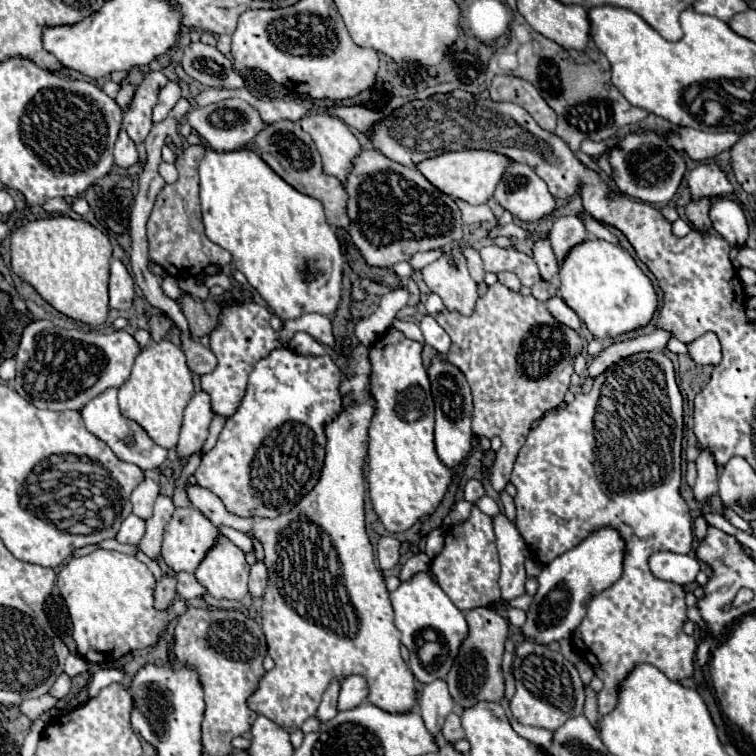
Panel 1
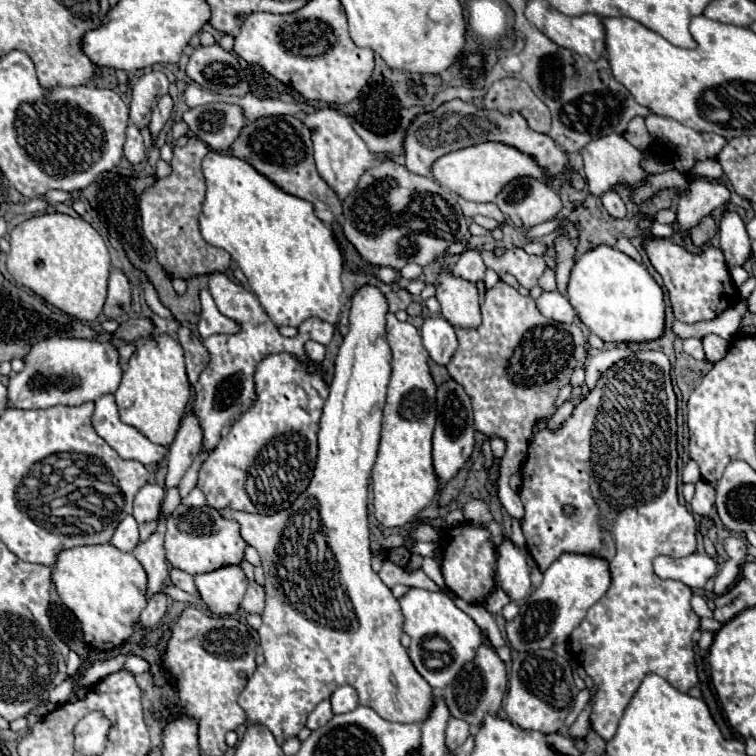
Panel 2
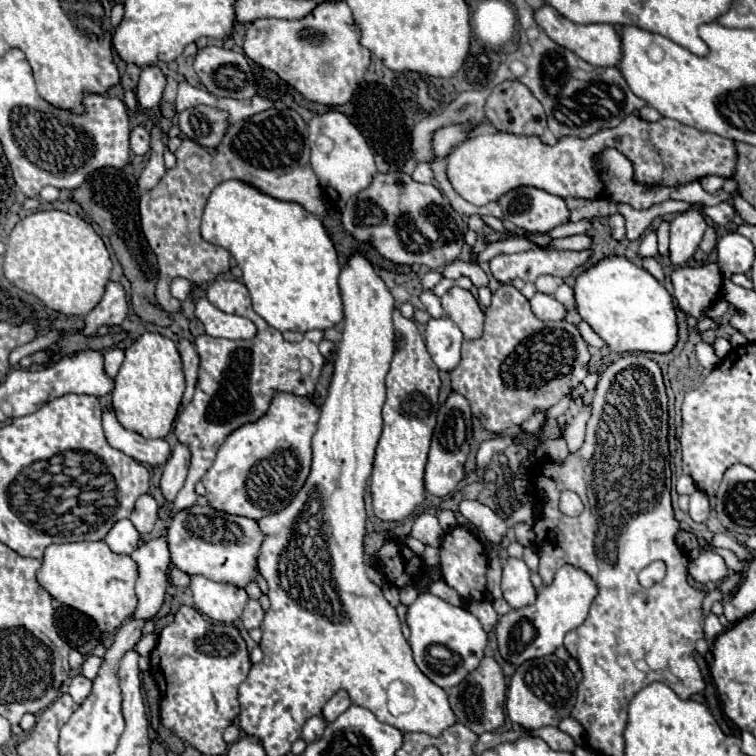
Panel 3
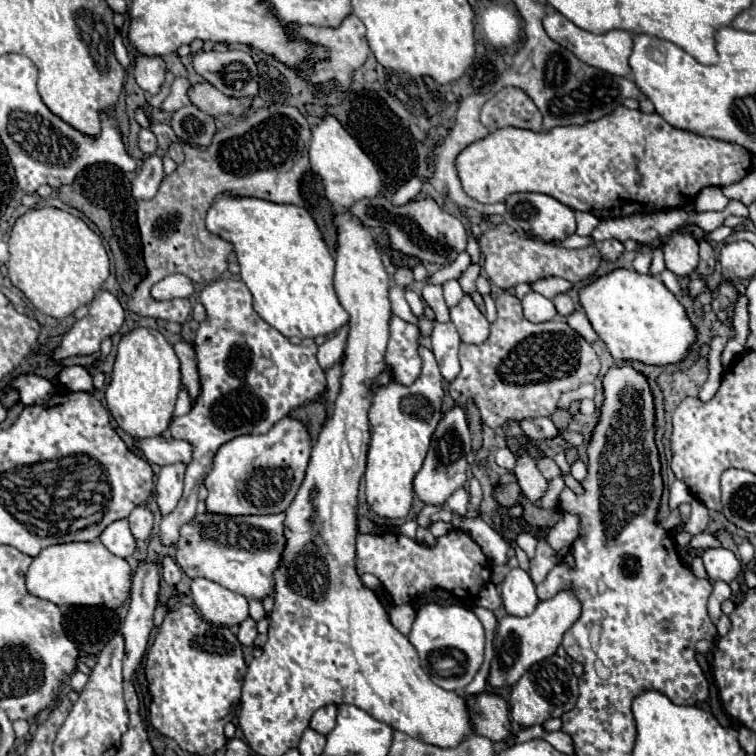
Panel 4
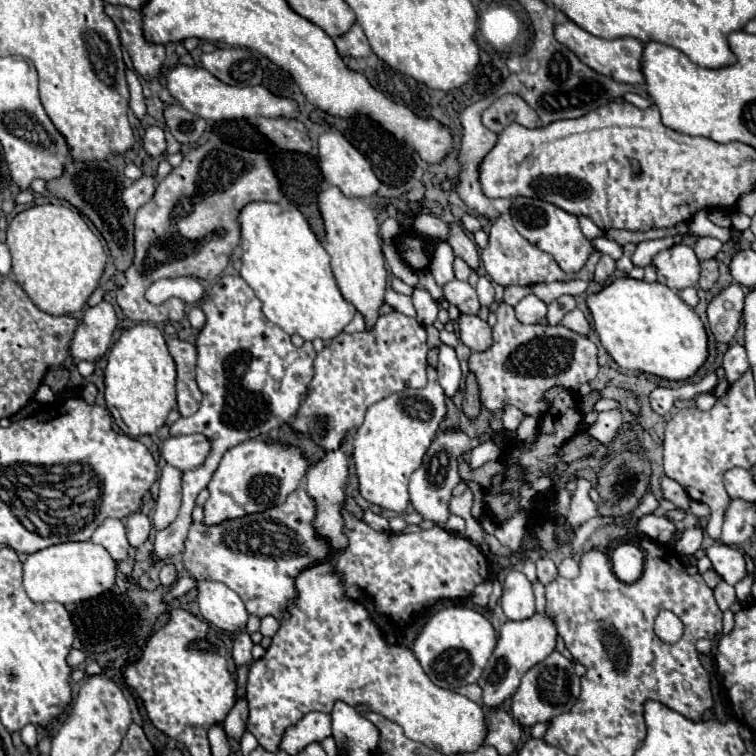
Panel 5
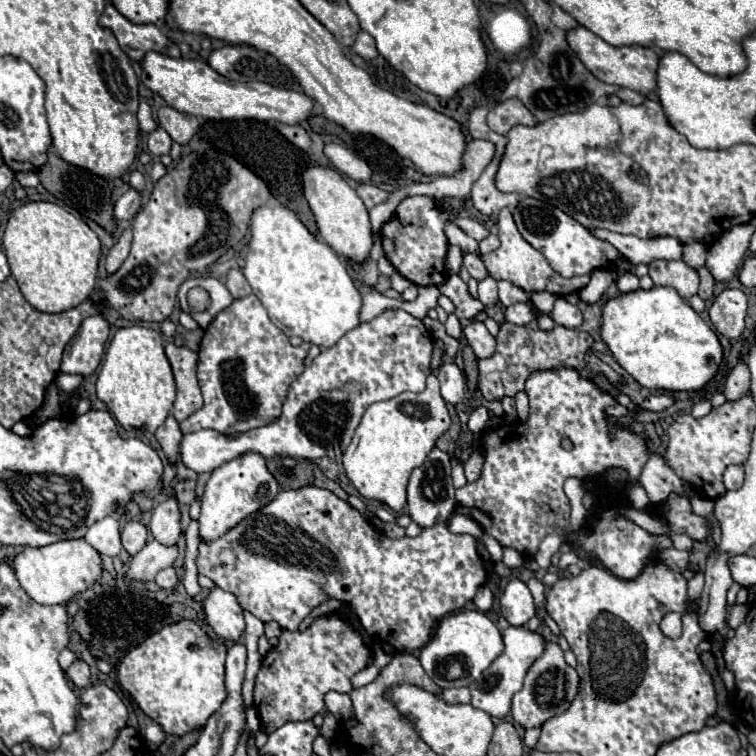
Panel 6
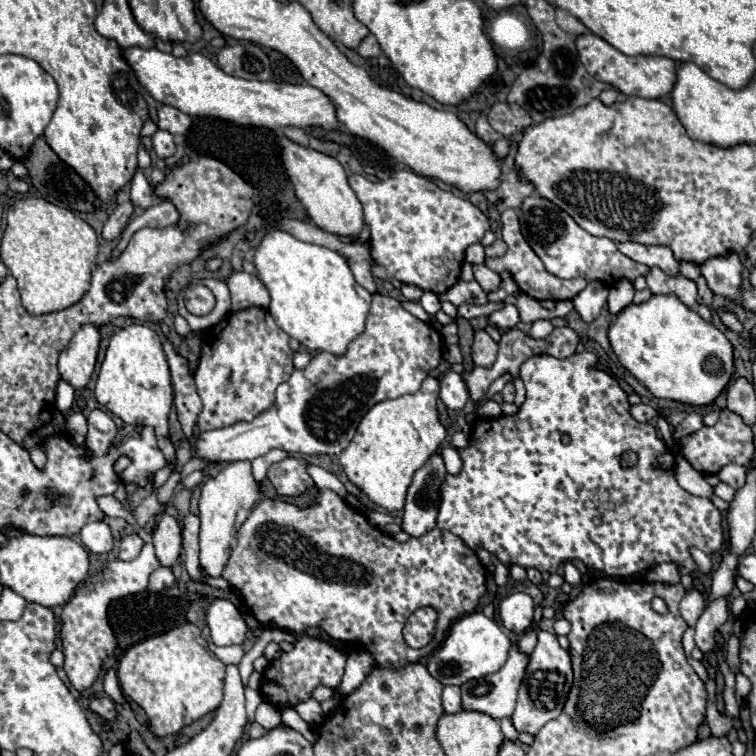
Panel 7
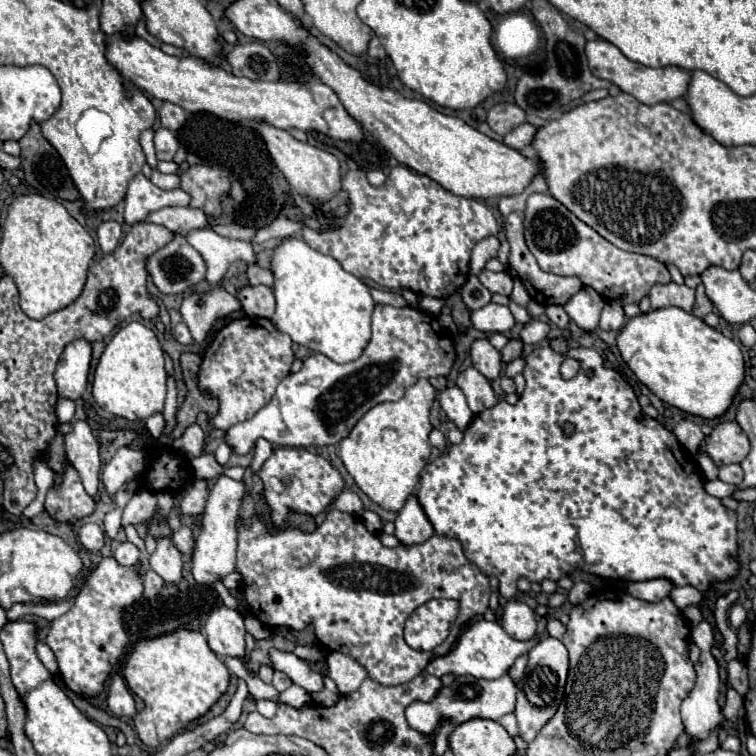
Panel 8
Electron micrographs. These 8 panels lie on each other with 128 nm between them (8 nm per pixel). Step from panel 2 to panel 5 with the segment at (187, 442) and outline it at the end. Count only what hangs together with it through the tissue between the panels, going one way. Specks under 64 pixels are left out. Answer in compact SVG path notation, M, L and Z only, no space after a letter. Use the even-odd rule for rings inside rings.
M164 466L160 472L160 490L154 508L154 528L166 528L176 516L182 498L182 470L174 466Z

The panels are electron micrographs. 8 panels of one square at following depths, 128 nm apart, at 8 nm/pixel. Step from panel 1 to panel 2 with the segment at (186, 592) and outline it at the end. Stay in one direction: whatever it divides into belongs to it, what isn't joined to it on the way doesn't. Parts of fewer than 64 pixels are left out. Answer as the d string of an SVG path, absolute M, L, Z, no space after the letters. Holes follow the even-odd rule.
M172 568L172 570L170 570L170 580L172 580L174 586L186 590L188 594L198 594L198 588L196 588L196 584L194 584L194 578L192 578L188 572Z

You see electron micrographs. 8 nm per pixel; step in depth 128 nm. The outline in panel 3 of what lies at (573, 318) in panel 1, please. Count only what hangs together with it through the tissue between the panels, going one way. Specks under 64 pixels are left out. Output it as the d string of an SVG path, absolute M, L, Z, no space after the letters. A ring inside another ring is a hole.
M536 292L536 296L530 300L530 306L540 320L562 320L566 316L566 306L558 304L558 300L554 300L550 294Z

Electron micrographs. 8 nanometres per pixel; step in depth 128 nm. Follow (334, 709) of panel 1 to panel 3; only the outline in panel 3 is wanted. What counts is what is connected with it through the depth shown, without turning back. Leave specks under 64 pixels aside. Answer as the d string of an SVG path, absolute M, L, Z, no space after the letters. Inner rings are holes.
M316 714L316 716L312 716L312 718L304 724L302 738L304 738L306 742L312 742L312 740L316 740L318 736L322 736L324 728L326 728L326 720L324 720L324 716L322 716L322 714Z

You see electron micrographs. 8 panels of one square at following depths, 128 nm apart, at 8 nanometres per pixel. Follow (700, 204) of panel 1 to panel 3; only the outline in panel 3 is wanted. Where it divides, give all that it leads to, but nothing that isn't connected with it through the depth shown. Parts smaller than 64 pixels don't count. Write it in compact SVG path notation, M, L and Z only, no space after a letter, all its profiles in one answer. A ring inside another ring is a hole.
M708 226L708 230L704 232L704 238L702 238L702 242L700 242L694 258L700 260L700 262L704 262L704 260L708 258L708 254L710 254L710 252L714 250L714 246L716 246L716 238L718 238L718 236L716 236L716 230L714 230L712 226Z

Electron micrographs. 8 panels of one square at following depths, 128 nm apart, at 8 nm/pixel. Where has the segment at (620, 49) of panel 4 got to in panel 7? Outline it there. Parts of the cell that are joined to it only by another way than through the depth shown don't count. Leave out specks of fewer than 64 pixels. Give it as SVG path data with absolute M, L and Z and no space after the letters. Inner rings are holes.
M586 32L576 38L576 50L580 54L582 64L586 70L600 82L606 82L618 88L626 96L640 96L640 98L660 98L668 96L674 80L676 80L676 62L664 56L626 56L610 46L600 36Z

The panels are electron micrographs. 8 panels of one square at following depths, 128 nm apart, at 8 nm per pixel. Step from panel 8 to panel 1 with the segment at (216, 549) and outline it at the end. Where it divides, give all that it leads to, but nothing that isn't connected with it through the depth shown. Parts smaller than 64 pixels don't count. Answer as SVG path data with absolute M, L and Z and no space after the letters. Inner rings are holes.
M284 346L270 352L270 356L254 366L246 394L234 416L226 420L216 446L202 456L202 462L194 472L196 482L214 492L230 514L242 518L278 518L280 514L290 512L318 484L318 476L322 474L326 458L324 426L340 412L340 380L342 370L328 354L302 356Z

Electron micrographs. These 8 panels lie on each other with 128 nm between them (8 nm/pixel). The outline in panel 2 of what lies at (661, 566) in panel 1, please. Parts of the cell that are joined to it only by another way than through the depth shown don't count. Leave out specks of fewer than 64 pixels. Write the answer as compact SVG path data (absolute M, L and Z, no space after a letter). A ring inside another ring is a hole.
M690 554L686 558L658 556L654 560L654 572L660 578L680 580L690 588L704 588L706 580L716 572L716 562L706 554Z

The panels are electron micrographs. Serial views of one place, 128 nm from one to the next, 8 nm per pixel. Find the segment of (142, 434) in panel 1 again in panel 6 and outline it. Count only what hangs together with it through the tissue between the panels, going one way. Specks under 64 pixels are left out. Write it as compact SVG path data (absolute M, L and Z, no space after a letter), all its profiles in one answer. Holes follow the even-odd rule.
M386 310L372 322L362 322L344 334L334 346L312 360L302 376L290 386L282 416L276 422L228 438L216 430L184 434L178 446L180 460L186 468L202 474L212 472L244 452L258 452L264 458L274 454L308 460L318 460L322 456L336 458L348 448L370 404L394 398L406 390L422 392L426 388L424 382L430 374L430 358L432 336L422 320L404 310Z

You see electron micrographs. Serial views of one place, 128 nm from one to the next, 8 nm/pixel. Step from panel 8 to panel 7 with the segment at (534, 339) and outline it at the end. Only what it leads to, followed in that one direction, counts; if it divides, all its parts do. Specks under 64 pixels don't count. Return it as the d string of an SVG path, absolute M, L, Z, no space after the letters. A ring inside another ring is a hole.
M536 320L536 322L532 324L530 336L532 336L532 338L546 338L552 330L554 330L554 326L552 326L550 320Z

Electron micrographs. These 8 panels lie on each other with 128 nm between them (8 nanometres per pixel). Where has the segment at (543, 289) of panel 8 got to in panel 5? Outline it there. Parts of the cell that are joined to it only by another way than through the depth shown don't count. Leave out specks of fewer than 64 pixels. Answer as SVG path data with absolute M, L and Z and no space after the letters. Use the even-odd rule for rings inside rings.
M502 214L490 230L490 240L488 246L482 250L480 258L484 264L484 270L488 272L488 276L492 278L492 282L500 284L500 286L532 286L536 282L554 282L554 280L574 280L574 278L582 278L582 280L592 280L594 278L594 268L596 262L600 258L600 252L594 250L586 264L574 272L574 274L566 274L562 272L562 268L558 266L558 262L554 260L554 256L550 256L548 252L542 252L538 246L530 244L524 236L518 234L518 230L512 224L510 214Z

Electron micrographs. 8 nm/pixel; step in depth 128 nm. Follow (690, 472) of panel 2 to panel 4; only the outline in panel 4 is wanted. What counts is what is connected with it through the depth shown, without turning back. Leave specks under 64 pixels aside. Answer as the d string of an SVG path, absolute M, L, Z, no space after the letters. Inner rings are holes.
M676 480L672 486L670 486L670 508L678 508L682 502L690 502L694 496L690 492L690 488L682 482L682 480Z

